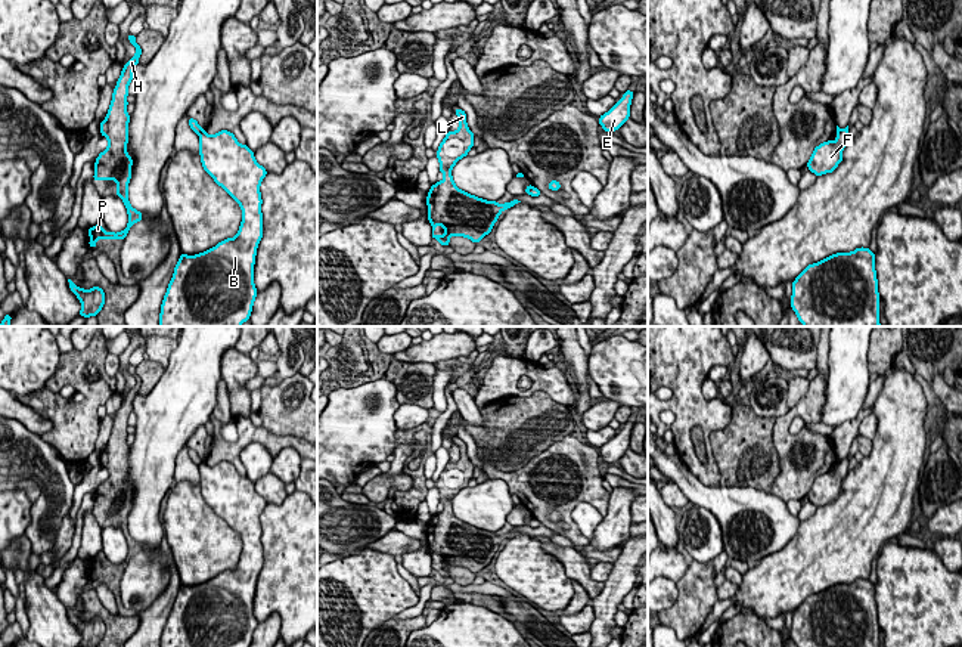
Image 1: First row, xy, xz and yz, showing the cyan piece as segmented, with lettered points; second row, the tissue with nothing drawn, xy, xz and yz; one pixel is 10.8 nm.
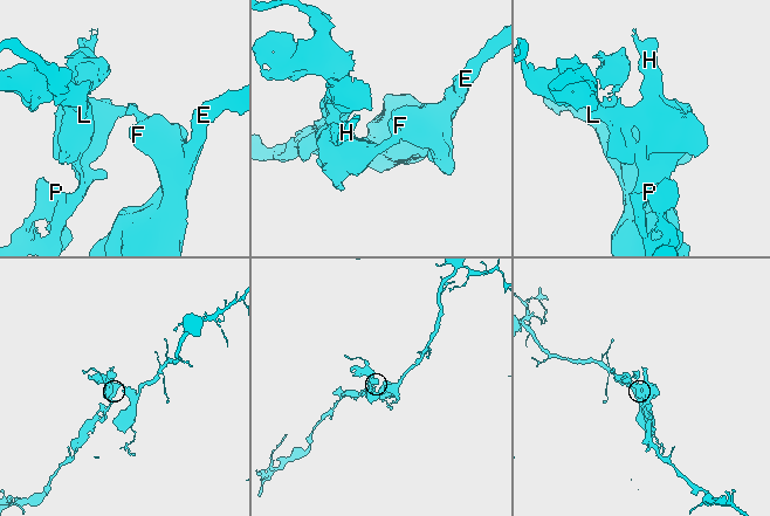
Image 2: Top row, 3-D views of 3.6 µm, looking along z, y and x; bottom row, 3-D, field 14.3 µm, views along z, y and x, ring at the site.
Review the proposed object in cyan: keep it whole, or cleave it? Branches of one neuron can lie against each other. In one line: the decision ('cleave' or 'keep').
cleave

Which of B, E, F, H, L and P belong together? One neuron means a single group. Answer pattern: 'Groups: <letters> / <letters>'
Groups: B E F / H L P

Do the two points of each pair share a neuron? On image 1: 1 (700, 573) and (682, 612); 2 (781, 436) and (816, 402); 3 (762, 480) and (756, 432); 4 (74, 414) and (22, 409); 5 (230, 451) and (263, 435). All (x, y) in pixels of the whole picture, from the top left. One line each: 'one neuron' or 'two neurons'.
1: one neuron
2: one neuron
3: one neuron
4: two neurons
5: one neuron

